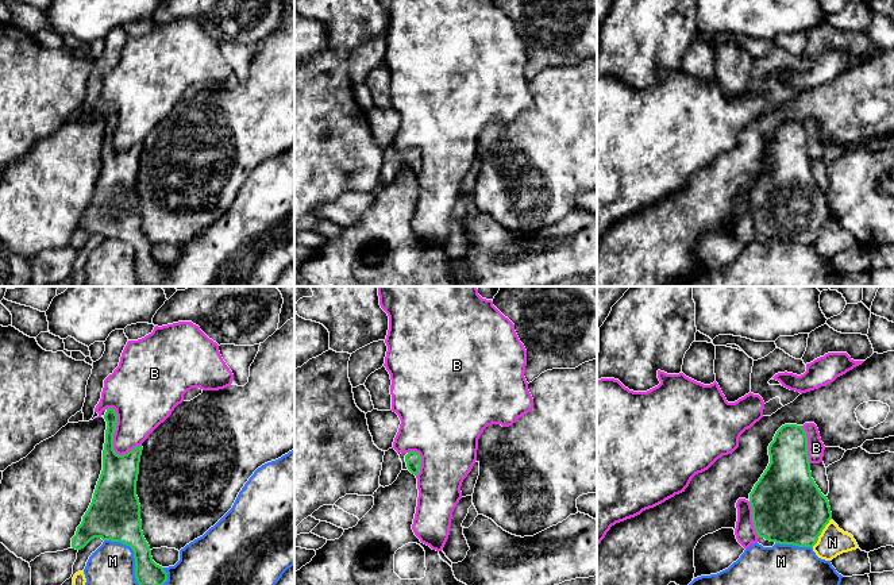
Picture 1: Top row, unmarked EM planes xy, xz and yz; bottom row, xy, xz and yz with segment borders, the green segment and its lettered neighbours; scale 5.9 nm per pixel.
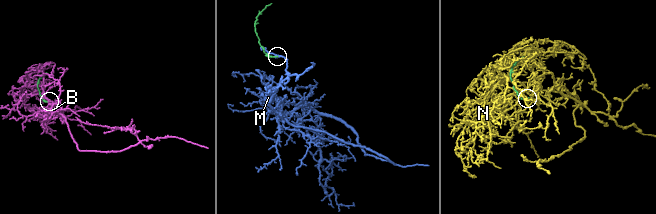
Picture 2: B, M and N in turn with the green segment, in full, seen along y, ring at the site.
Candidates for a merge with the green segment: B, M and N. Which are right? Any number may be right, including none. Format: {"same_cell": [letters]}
{"same_cell": []}

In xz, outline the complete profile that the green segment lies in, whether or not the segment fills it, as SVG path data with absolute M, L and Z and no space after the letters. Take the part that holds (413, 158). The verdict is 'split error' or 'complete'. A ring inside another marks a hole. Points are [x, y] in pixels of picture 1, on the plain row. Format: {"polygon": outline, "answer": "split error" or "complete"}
{"polygon": "M394 146L385 149L382 168L379 173L379 182L392 182L402 168L409 168L412 172L417 173L421 165L421 154L416 149L397 150Z", "answer": "split error"}

